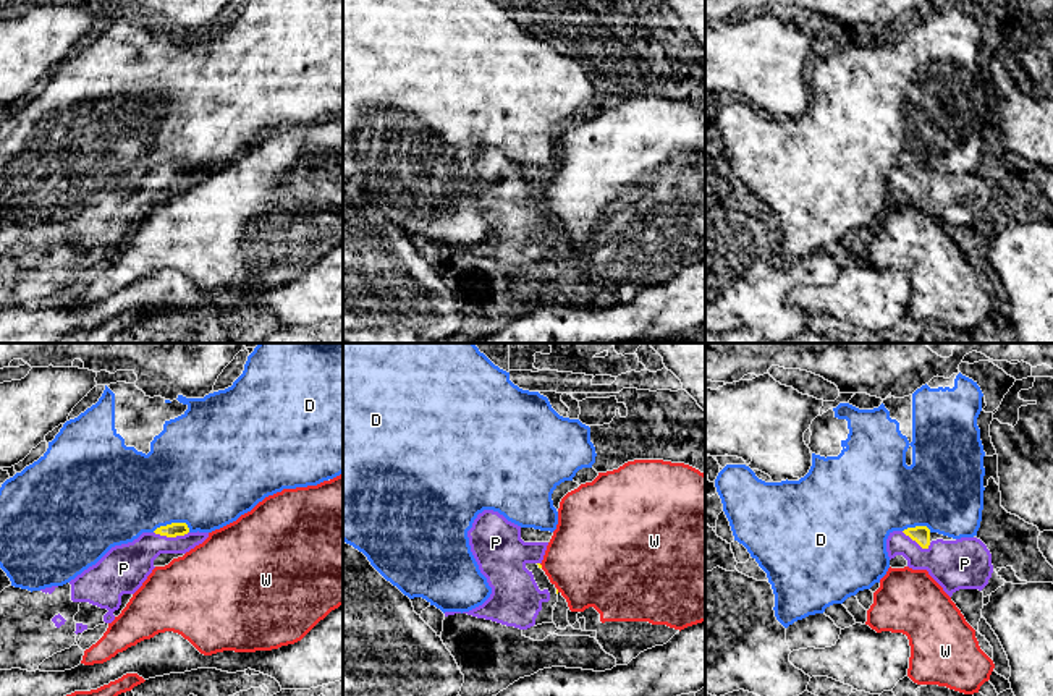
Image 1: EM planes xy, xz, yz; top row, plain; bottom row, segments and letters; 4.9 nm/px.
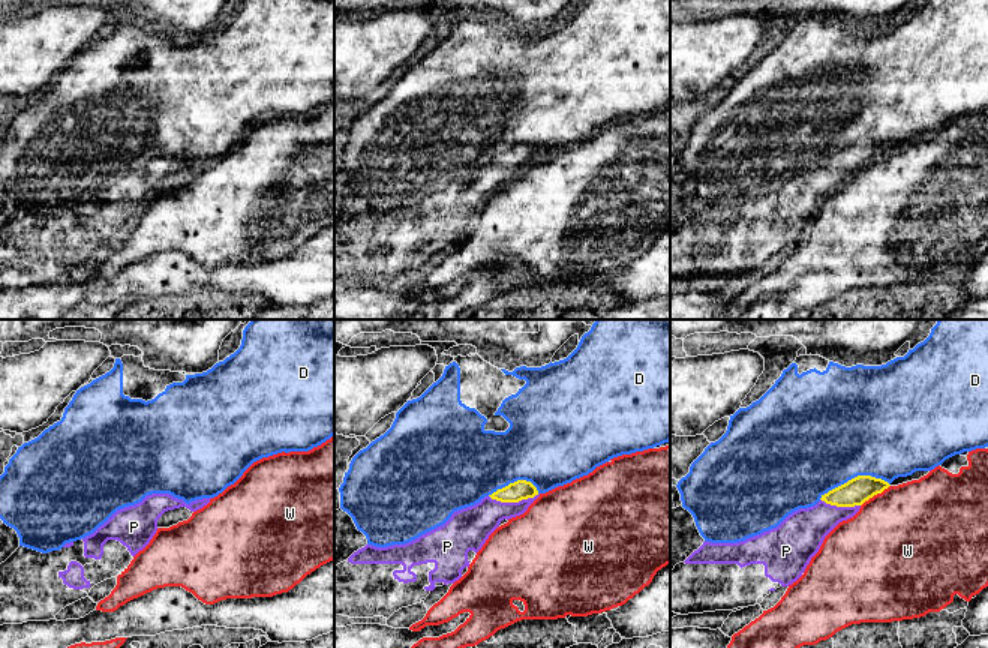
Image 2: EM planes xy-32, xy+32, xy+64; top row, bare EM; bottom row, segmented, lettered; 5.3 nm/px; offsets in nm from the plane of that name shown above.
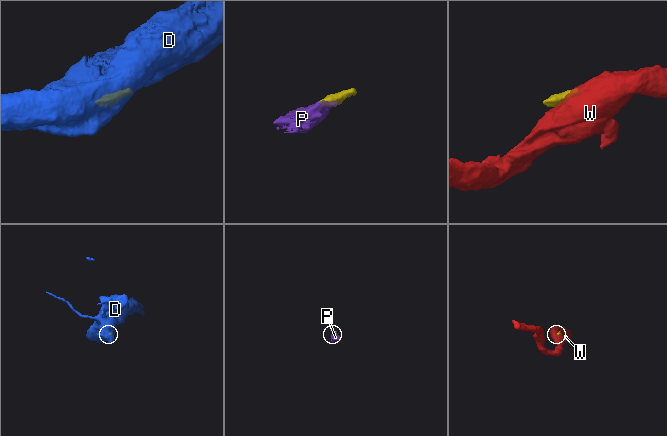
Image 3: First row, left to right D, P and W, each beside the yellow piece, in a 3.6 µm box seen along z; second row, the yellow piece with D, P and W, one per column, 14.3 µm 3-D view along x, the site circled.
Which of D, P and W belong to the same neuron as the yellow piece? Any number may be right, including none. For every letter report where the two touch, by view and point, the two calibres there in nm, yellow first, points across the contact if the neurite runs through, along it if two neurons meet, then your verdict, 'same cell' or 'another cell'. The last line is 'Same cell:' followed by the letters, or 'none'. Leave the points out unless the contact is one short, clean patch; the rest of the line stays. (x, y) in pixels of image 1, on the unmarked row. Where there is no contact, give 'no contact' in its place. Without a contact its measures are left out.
D: xy (172, 161) | 70/460 nm | another cell
P: xy (172, 174) | 70/220 nm | same cell
W: xz (541, 203) | 20/440 nm | along xz (539, 201), (542, 204) | another cell
Same cell: P

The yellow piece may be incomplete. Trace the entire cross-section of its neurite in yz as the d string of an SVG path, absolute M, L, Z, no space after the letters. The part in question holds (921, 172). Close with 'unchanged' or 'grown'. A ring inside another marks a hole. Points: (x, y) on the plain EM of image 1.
M927 163L907 165L903 168L912 178L916 178L922 186L928 186L930 183L930 167Z; unchanged

